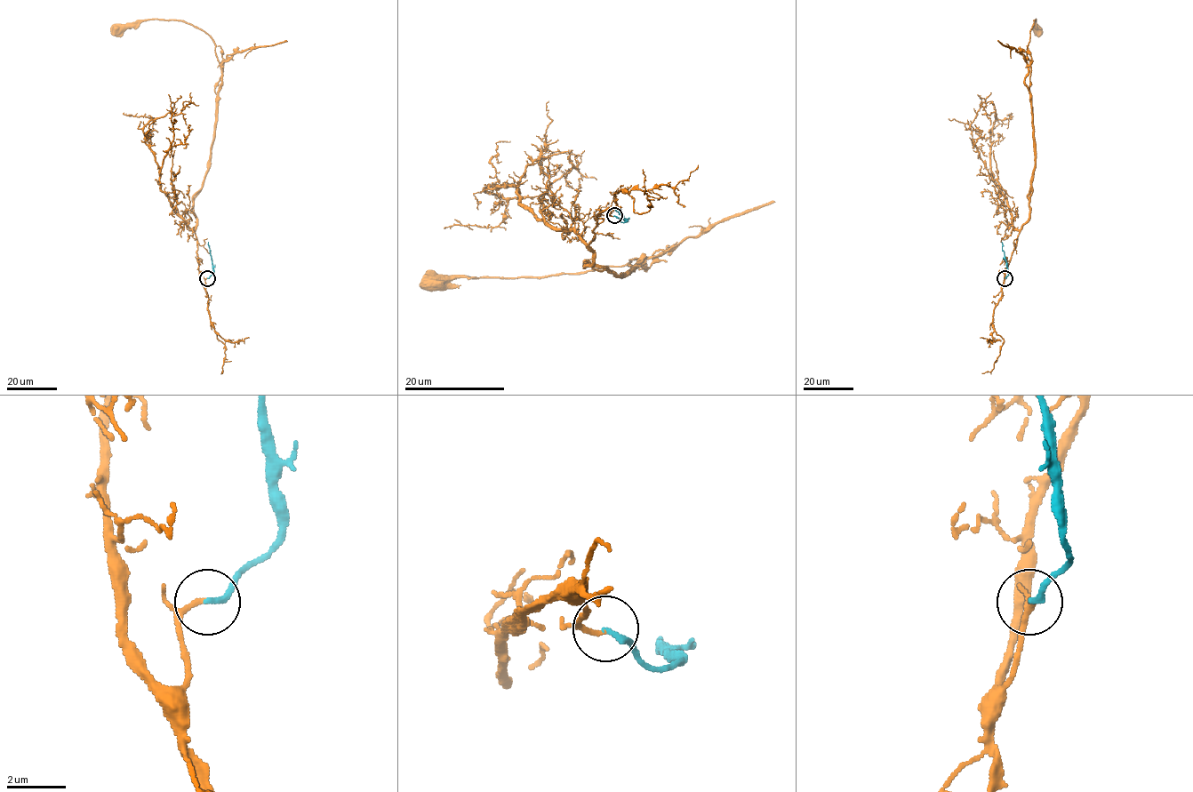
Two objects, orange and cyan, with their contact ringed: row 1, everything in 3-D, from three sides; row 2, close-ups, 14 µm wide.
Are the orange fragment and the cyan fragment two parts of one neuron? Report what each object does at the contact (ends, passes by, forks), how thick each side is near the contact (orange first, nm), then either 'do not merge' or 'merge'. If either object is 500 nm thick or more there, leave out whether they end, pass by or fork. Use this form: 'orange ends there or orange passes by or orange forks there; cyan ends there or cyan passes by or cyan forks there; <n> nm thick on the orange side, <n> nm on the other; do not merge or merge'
orange ends there; cyan ends there; 160 nm thick on the orange side, 200 nm on the other; merge

